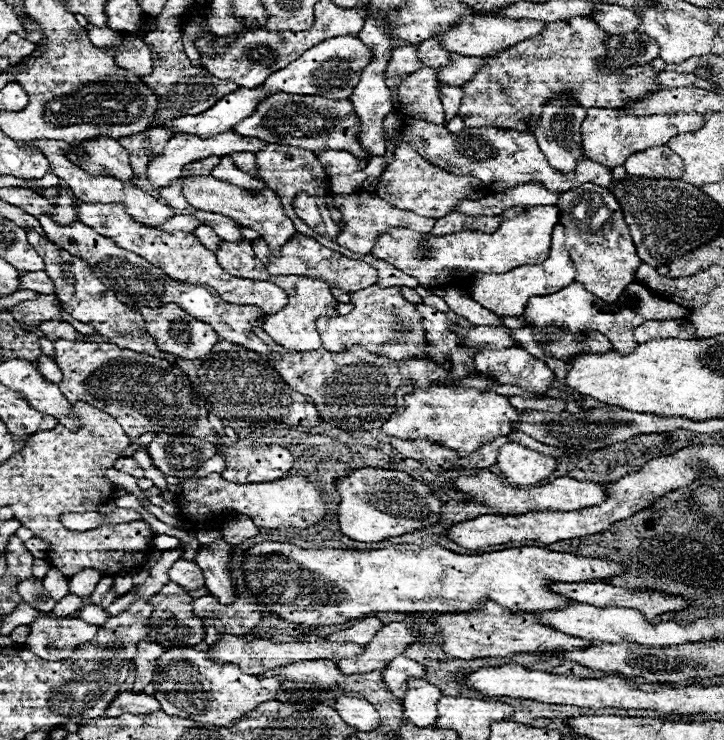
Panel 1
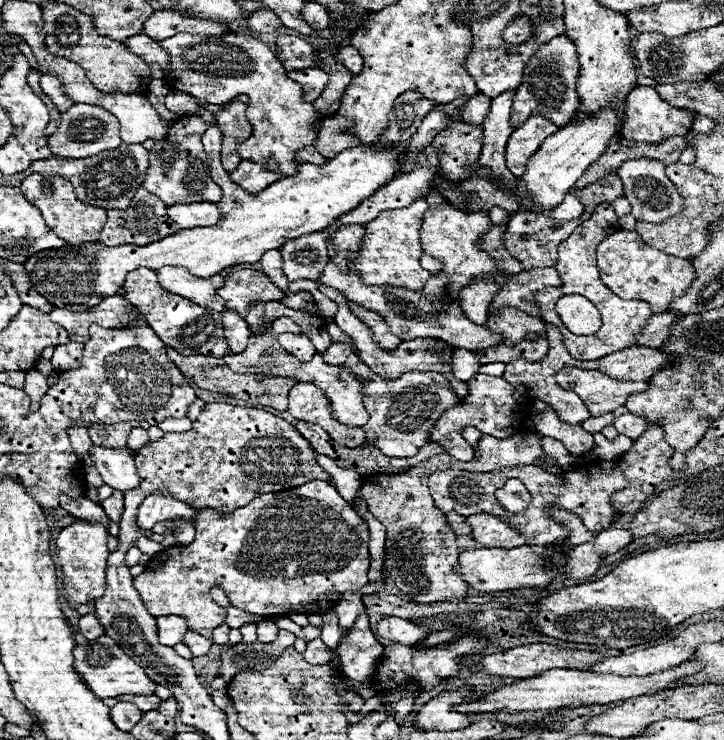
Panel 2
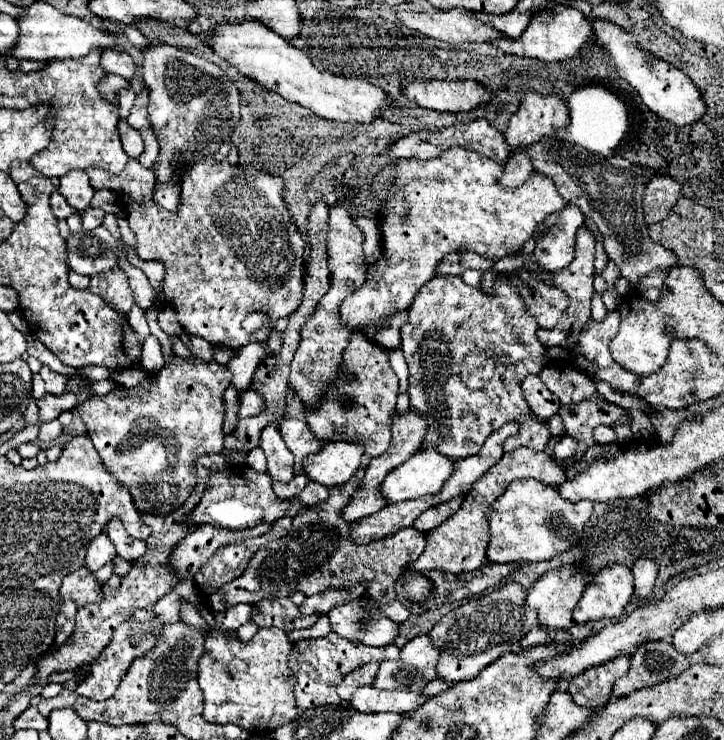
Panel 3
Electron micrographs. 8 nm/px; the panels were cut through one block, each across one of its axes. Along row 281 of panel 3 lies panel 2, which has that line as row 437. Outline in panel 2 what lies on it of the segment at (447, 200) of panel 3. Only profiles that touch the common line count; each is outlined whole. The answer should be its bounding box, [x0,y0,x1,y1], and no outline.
[324,342,460,458]

